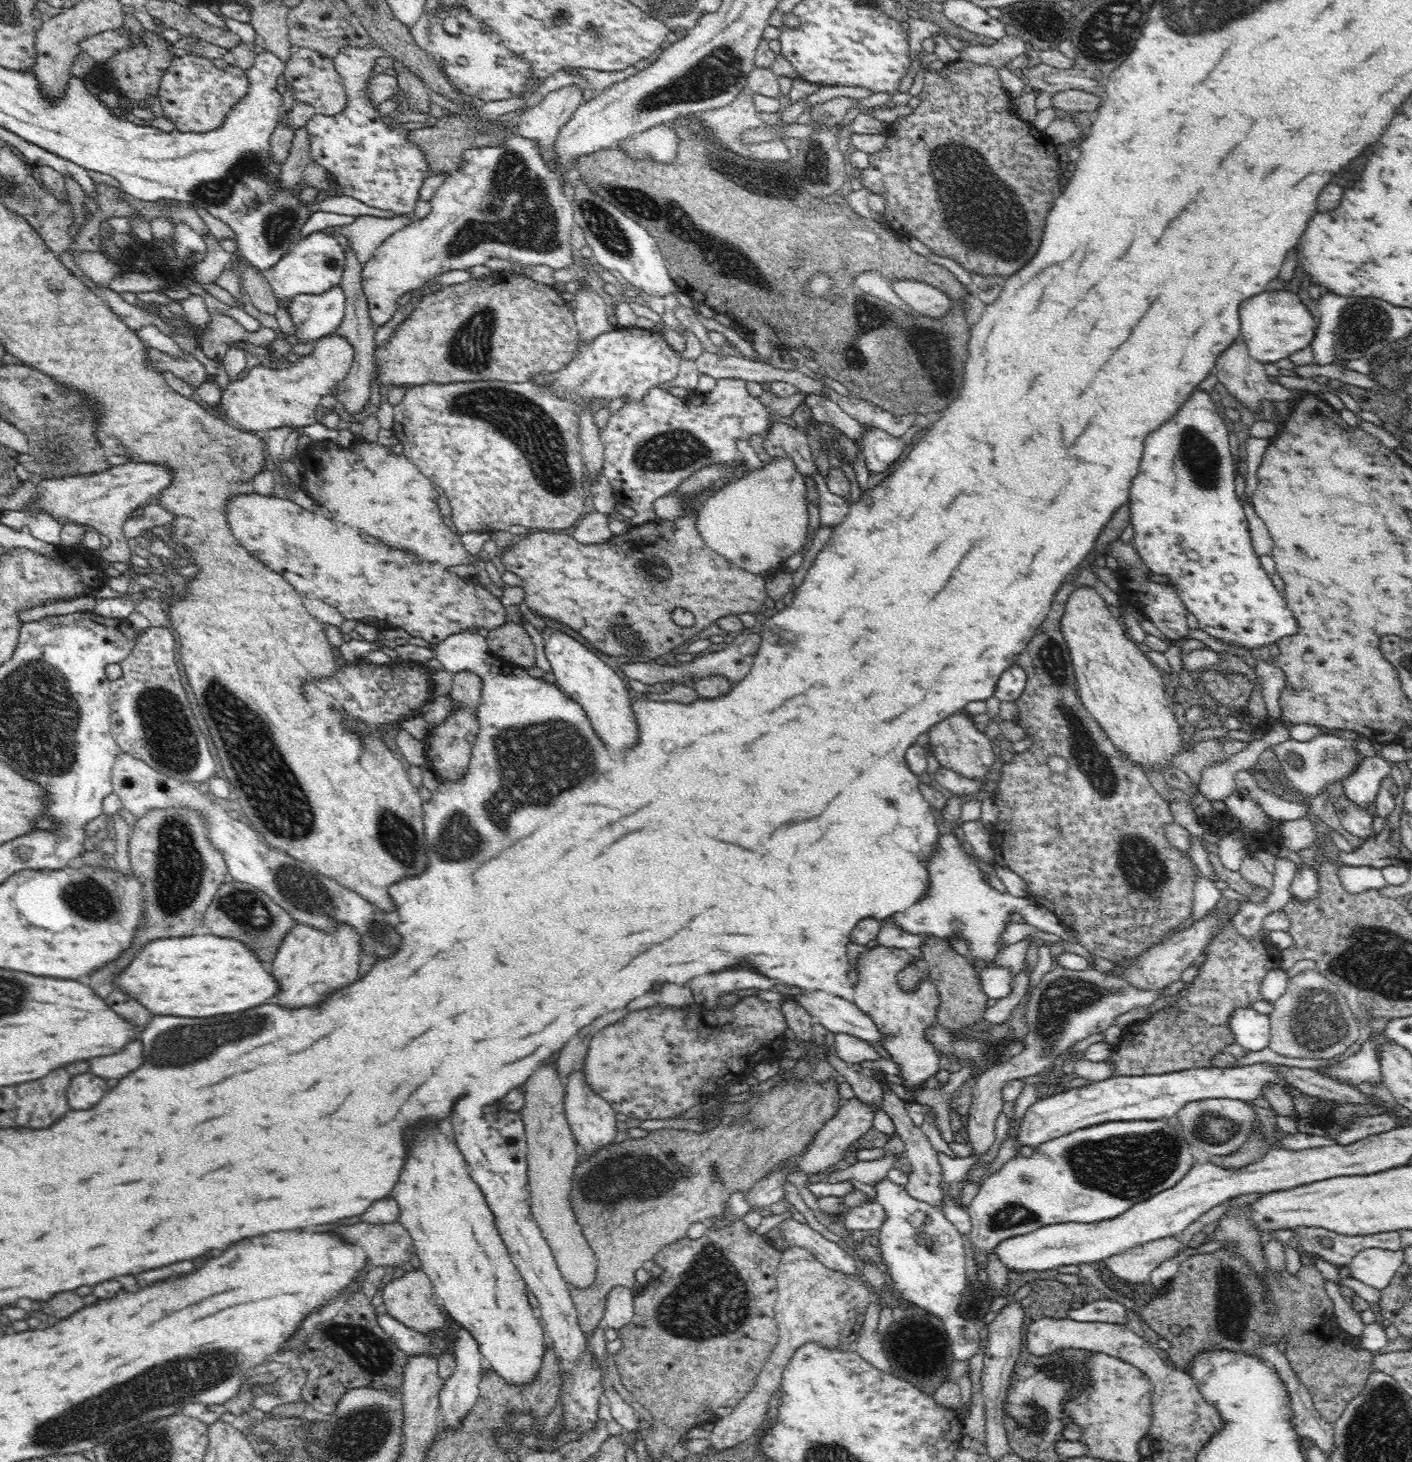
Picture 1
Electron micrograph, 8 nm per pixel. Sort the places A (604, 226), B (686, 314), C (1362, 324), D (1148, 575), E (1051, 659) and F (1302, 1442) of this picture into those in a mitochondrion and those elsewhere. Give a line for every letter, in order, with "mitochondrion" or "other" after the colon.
A: mitochondrion
B: other
C: mitochondrion
D: other
E: mitochondrion
F: other

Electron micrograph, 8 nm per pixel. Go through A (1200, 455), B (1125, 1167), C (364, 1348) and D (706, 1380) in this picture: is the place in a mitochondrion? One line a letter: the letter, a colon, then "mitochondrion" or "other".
A: mitochondrion
B: mitochondrion
C: mitochondrion
D: other

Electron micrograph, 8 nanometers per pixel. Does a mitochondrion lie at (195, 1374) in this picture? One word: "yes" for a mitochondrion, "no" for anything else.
yes

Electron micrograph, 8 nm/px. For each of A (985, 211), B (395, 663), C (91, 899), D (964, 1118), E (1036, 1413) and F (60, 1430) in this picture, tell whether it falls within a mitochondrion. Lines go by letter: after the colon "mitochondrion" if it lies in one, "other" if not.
A: mitochondrion
B: other
C: mitochondrion
D: other
E: mitochondrion
F: mitochondrion

